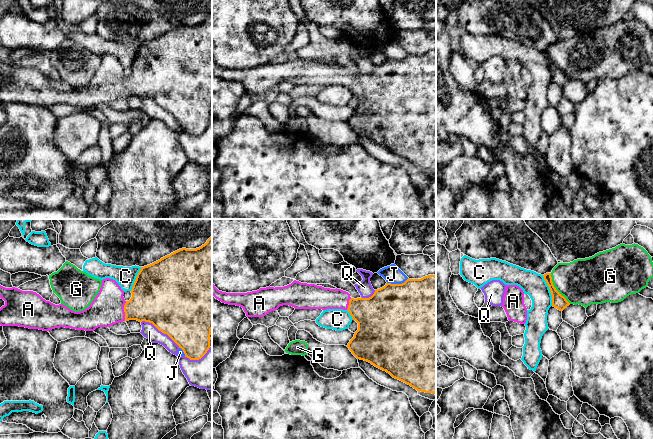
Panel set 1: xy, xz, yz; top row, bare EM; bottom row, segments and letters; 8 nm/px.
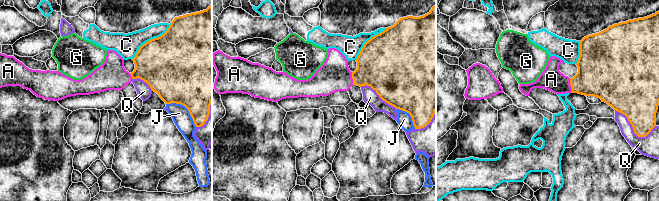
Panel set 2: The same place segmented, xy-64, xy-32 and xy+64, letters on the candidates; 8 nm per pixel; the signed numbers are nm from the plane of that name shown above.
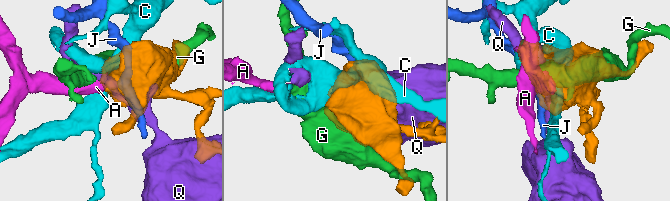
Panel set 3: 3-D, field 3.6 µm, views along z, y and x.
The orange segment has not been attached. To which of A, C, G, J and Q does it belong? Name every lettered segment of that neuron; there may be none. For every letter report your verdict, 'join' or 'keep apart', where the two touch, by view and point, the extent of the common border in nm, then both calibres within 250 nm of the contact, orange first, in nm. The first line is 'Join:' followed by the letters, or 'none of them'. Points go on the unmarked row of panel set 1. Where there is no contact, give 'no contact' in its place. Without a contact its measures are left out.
Join: A
A: join | xy (124, 87) | 160 nm | 360/260 nm
C: keep apart | yz (550, 66) | 260 nm | 110/190 nm
G: keep apart | yz (555, 64) | 300 nm | 110/360 nm
J: keep apart | xz (397, 60) | 180 nm | 500/150 nm
Q: keep apart | xy (160, 106) | 380 nm | 500/120 nm

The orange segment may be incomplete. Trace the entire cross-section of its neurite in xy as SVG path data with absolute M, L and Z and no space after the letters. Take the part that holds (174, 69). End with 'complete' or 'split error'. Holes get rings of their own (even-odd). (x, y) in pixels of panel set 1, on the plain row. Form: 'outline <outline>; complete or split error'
outline M212 12L207 16L207 18L204 21L202 21L199 24L196 25L182 24L171 29L170 31L161 34L160 36L150 41L141 43L141 46L137 50L136 56L133 60L131 69L132 69L131 75L129 77L126 77L123 73L124 67L121 65L121 63L115 56L110 54L103 55L100 67L95 73L95 75L92 77L90 82L83 87L75 88L70 86L68 83L66 83L63 80L55 81L50 77L46 77L36 68L22 67L15 63L5 64L0 61L0 74L5 77L5 81L0 84L0 101L19 102L29 105L39 105L43 107L49 107L60 103L71 104L76 106L94 107L98 103L109 103L112 102L113 100L120 99L123 97L129 97L129 96L137 96L139 98L145 97L152 99L159 107L161 107L164 110L167 110L179 122L179 124L183 126L185 133L189 134L190 136L199 136L209 126L210 116L211 116L210 111L212 106Z; split error

